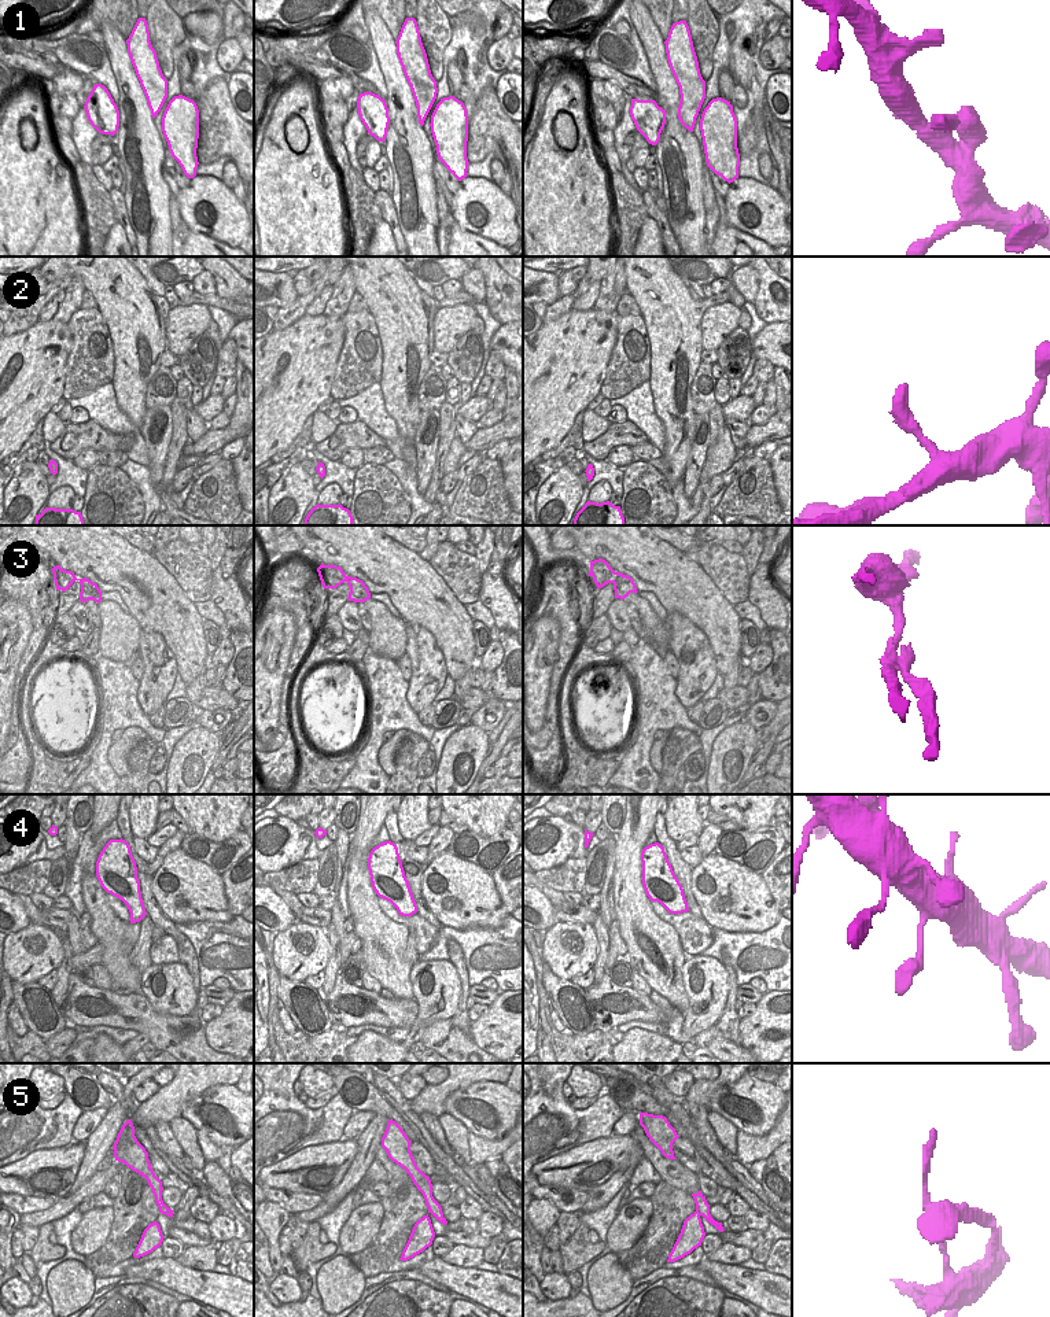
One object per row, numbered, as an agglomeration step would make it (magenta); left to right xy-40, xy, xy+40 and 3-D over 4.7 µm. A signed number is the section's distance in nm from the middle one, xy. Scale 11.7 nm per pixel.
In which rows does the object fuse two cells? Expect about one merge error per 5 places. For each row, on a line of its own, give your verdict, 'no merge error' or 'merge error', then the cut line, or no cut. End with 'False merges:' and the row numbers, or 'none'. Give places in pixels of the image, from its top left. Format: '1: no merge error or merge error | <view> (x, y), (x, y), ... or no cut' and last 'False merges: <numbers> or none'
1: no merge error | no cut
2: no merge error | no cut
3: no merge error | no cut
4: no merge error | no cut
5: no merge error | no cut
False merges: none

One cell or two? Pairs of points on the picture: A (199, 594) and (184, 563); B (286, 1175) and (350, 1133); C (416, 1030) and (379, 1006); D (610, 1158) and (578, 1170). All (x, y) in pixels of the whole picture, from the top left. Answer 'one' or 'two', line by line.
A: one
B: two
C: two
D: one

